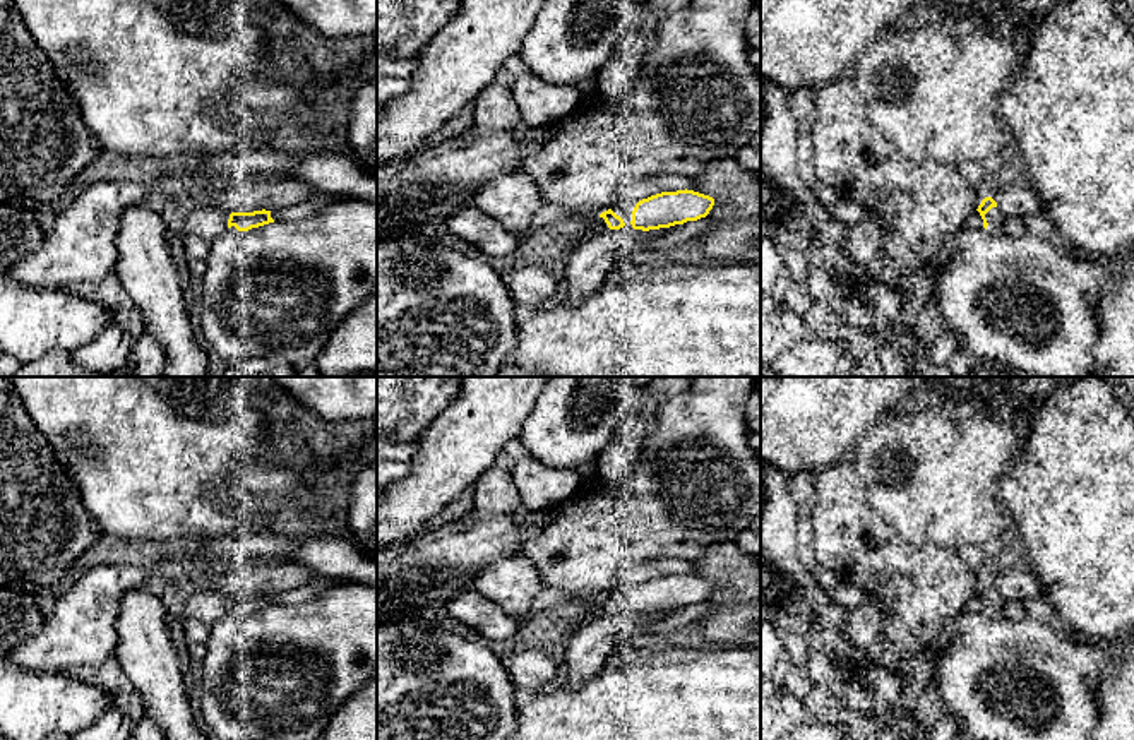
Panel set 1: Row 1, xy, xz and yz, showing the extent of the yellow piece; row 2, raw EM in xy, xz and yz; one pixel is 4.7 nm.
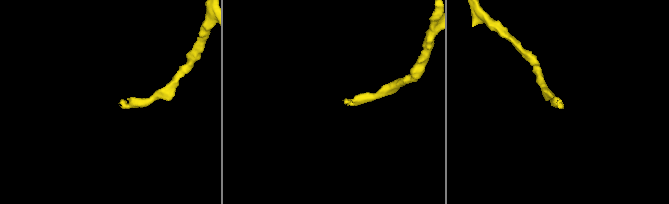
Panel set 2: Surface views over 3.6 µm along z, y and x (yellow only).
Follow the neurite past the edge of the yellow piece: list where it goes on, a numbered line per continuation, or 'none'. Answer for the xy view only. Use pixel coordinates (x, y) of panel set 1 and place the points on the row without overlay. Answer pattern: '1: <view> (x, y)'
1: xy (209, 607)

